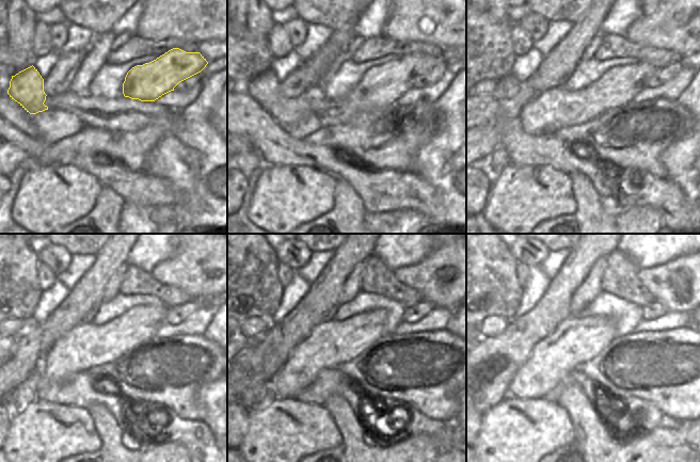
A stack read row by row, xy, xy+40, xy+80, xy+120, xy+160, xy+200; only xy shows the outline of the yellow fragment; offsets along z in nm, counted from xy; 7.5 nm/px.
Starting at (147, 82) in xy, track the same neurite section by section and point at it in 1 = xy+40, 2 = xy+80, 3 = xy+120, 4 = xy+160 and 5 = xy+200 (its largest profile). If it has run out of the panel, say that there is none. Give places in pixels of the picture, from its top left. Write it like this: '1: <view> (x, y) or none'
1: xy+40 (380, 88)
2: xy+80 (557, 108)
3: xy+120 (86, 346)
4: xy+160 (329, 345)
5: xy+200 (576, 340)

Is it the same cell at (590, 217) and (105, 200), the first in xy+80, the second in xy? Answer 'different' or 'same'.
same

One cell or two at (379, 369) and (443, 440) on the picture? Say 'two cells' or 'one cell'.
two cells

